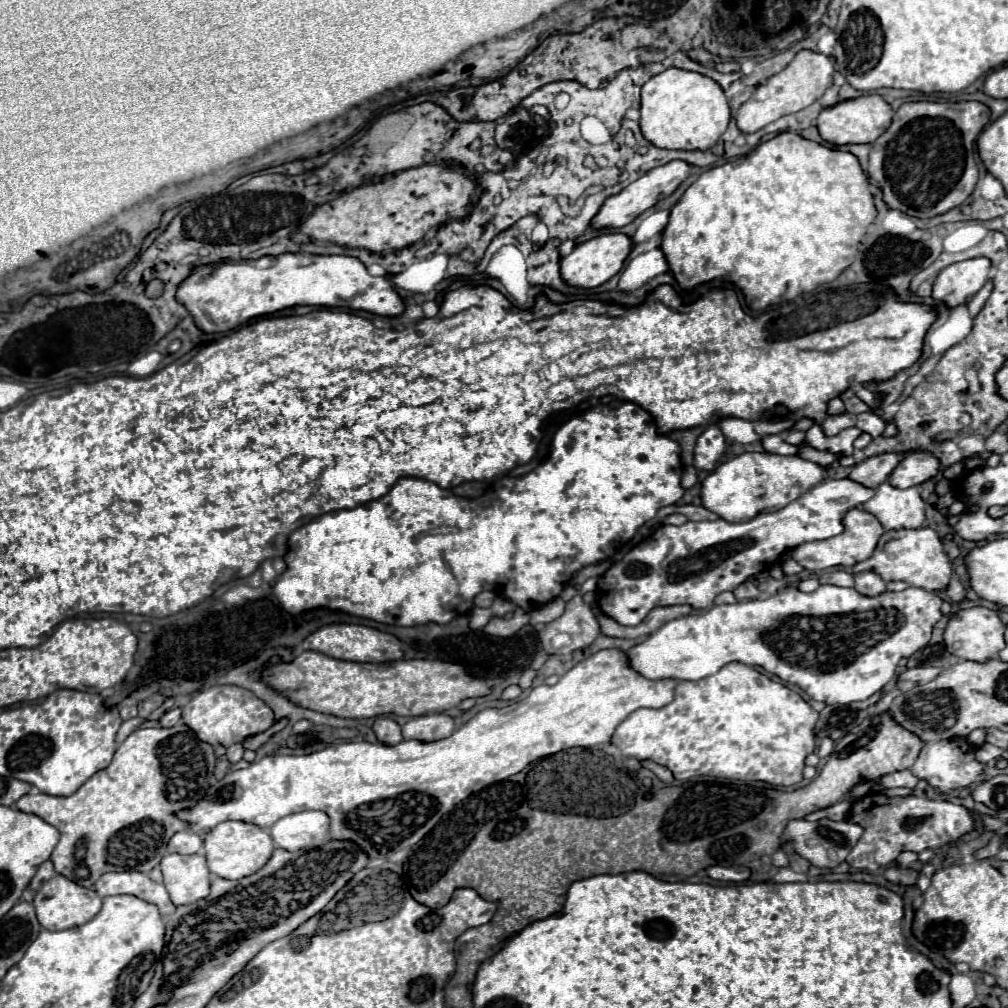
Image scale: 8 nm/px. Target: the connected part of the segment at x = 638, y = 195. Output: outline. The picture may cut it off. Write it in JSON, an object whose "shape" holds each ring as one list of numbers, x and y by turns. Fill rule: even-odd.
{"shape":[[672,160,672,162,664,164,664,166,658,166,658,168,648,170,642,178,638,178,638,180,632,182,632,184,628,184,620,194,610,196,610,198,604,202,604,206,600,208,600,212,596,214,592,226,594,226,594,228,606,228,606,226,610,226,610,228,620,228,620,226,630,224,636,216,640,216,644,210,652,208,658,200,664,200,666,196,670,196,670,194,688,178,690,172,692,172,692,164,688,164,688,162,684,162,684,160]]}

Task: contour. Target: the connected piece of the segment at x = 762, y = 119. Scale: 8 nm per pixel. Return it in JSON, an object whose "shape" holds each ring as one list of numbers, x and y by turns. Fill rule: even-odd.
{"shape":[[800,50,782,72,770,76,764,84,758,84,754,88,754,94,738,108,738,114,736,114,738,128,744,134,750,134,786,114,794,114,810,106,812,102,822,98,828,86,832,86,832,74,834,74,834,64,830,56,814,50]]}

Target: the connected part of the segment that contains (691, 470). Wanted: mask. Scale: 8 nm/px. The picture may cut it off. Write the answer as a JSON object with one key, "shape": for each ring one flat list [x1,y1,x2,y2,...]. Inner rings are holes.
{"shape":[[688,466,683,469,681,477,681,486,684,489,693,487,698,482,698,471,694,466]]}

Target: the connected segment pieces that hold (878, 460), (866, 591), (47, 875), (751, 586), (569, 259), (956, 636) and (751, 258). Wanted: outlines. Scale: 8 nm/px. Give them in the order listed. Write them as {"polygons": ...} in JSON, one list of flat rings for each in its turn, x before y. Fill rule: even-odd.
{"polygons":[[[890,452,890,454,880,454,880,456,866,458,862,464,852,468,848,478,862,484,862,486,866,486,866,488,876,488,882,482,886,482,890,470,894,470,894,466,902,460,902,456,904,454]],[[860,572,854,578,856,578,854,588,864,596,878,596,886,590,886,582,882,578,878,578,878,574,874,574,874,572]],[[46,860,46,862,44,862,40,868,38,868,38,872,36,872,36,876,32,878,30,886,32,886,34,890,38,890,38,886,40,886,42,882,50,880,54,874,56,874,56,872,54,872,54,866,52,866,52,862,50,862,50,860]],[[746,580,742,586,738,586,734,590,734,596,736,596,736,600,750,600,750,598,758,598,760,596,760,590,756,588,754,582]],[[608,232,608,234,600,234,596,238,590,238,582,244,578,244,566,258,562,258,560,262,560,272,562,278,578,288,596,288,604,282,608,282,614,274,618,274,624,266,624,260,628,258,632,250,632,238,620,232]],[[986,606,964,608,950,616,948,626,944,630,944,644,946,644,946,650,958,656,960,660,986,662,994,658,994,654,998,654,998,650,1002,650,1004,646,1004,624,1000,622,998,614]],[[780,132,772,140,766,140,766,142,758,144,750,154,740,156,734,162,726,162,722,166,710,168,704,174,700,174,698,180,684,192,680,202,672,208,668,226,662,232,662,246,660,248,666,254,668,266,674,272,674,278,680,284,680,288,692,290,694,286,706,284,706,282,716,284,716,286,722,284,722,282,732,282,744,292,746,304,752,310,764,310,770,304,780,304,782,300,792,300,798,294,810,292,824,282,832,282,844,268,848,268,854,262,860,238,866,234,866,228,874,222,874,218,876,218,874,196,868,190,868,178,864,176,864,172,860,168,860,162,854,154,822,146,818,142,812,142,812,140,806,140,798,132]]]}

